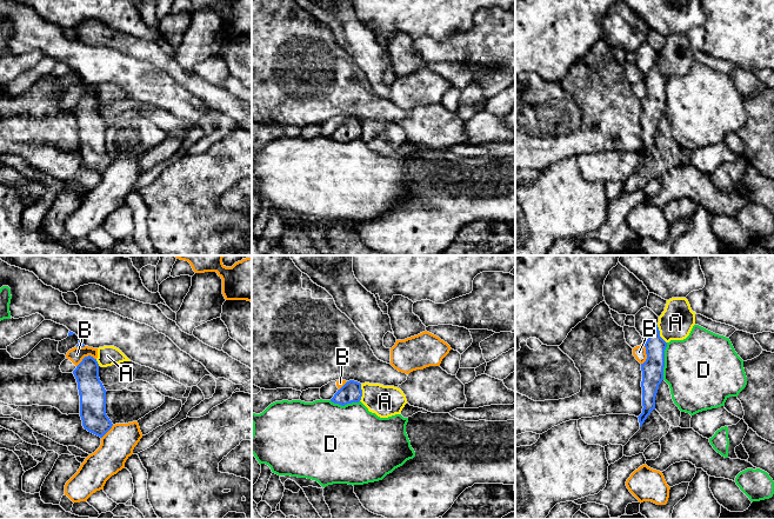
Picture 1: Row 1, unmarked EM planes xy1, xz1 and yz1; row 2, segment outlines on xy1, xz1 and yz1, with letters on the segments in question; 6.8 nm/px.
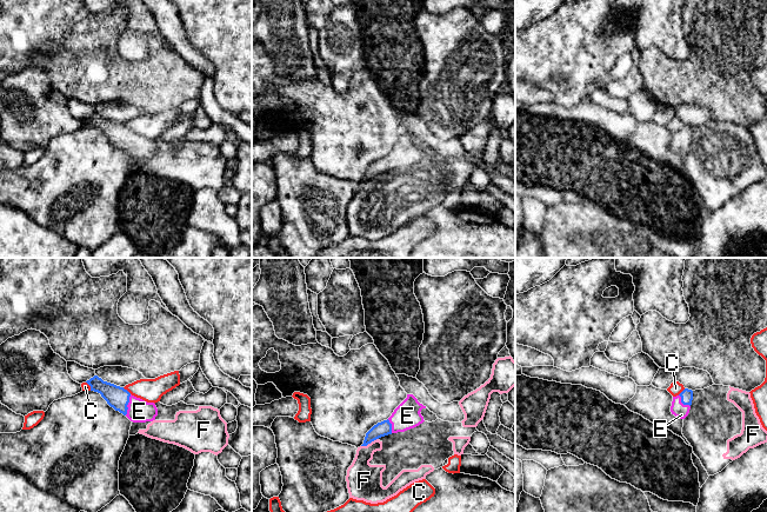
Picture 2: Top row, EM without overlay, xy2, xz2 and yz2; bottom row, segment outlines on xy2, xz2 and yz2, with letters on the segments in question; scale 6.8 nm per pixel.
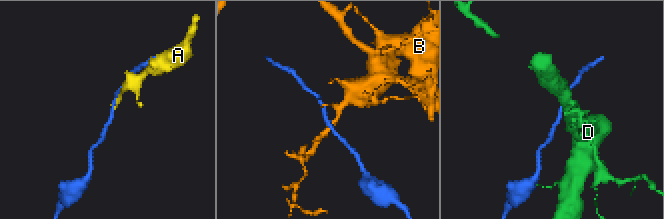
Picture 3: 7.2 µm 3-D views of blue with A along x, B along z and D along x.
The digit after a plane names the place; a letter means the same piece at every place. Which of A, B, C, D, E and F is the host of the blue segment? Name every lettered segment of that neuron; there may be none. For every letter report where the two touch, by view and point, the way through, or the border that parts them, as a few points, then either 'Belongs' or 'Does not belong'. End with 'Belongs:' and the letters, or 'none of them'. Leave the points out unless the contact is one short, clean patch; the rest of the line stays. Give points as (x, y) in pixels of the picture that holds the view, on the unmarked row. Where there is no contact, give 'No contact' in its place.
A: Touches blue at yz1 (659, 71). Does not belong
B: Touches blue at yz1 (646, 90). Does not belong
C: Touches blue at xy2 (126, 126). Boundary: xy2 (122, 124), (131, 130). Does not belong
D: Touches blue at yz1 (664, 98). Does not belong
E: Touches blue at xy2 (127, 140). Path across: xy2 (117, 133), (127, 140), (139, 147). Belongs
F: Touches blue at xz2 (369, 179). Boundary: xz2 (378, 174), (361, 183). Does not belong
Belongs: E

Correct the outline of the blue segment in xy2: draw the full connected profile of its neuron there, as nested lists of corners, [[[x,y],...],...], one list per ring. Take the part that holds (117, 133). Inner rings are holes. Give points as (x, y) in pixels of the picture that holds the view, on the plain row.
[[[94,112],[86,118],[91,127],[98,128],[115,147],[126,152],[133,159],[146,159],[155,157],[158,145],[154,139],[147,139],[132,132],[124,124],[104,118]]]

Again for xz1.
[[[349,117],[340,126],[338,126],[331,138],[345,142],[347,140],[359,139],[361,133],[361,120],[354,117]]]

